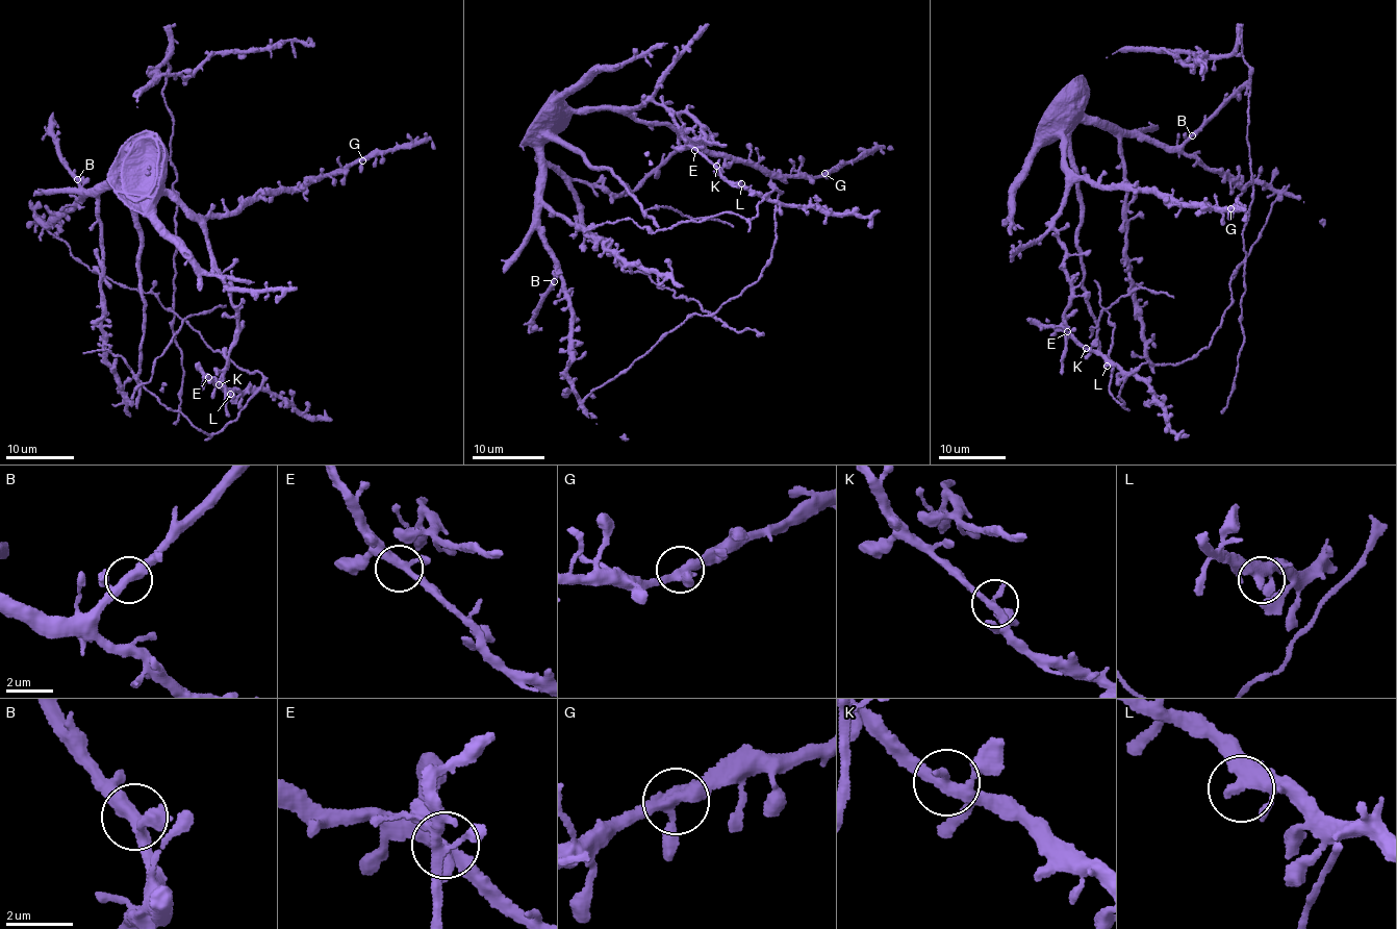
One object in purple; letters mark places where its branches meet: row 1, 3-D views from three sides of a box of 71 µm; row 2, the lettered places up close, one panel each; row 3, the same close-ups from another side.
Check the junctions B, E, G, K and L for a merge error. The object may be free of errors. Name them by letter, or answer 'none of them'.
none of them

